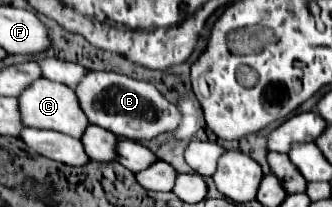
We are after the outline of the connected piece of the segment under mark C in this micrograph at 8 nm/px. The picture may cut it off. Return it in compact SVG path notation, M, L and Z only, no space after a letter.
M43 77L35 79L27 89L21 91L21 95L17 97L17 103L21 113L21 123L25 127L29 125L37 129L53 129L79 139L81 131L85 131L85 127L89 125L89 121L85 119L85 113L81 111L81 107L77 107L77 97L73 95L73 89L63 83L55 83Z

